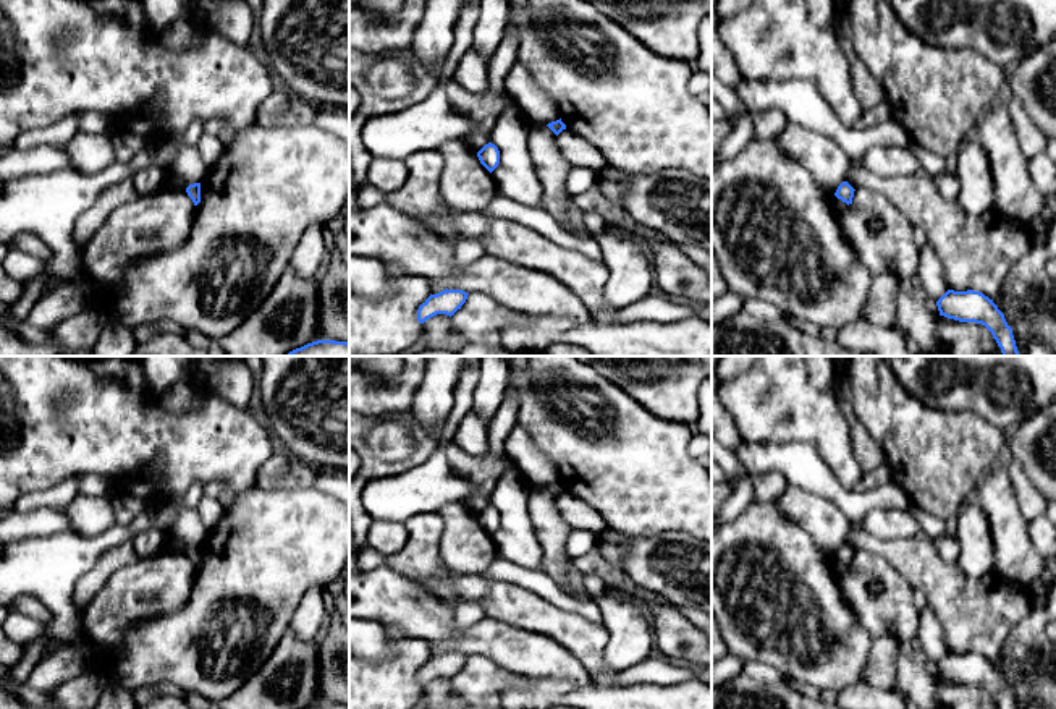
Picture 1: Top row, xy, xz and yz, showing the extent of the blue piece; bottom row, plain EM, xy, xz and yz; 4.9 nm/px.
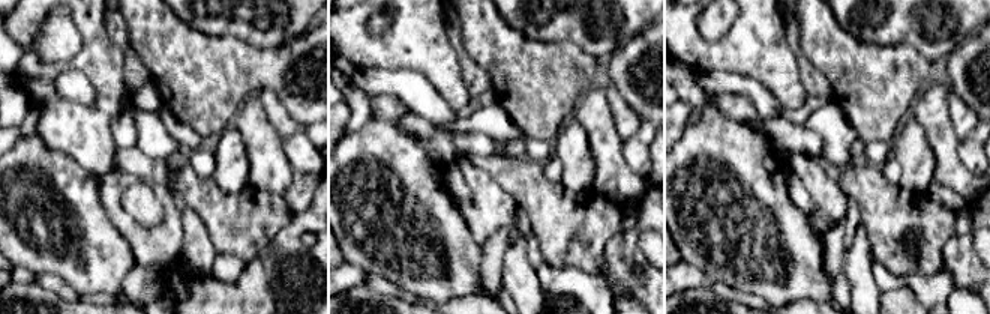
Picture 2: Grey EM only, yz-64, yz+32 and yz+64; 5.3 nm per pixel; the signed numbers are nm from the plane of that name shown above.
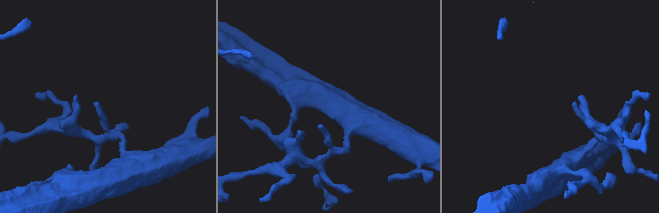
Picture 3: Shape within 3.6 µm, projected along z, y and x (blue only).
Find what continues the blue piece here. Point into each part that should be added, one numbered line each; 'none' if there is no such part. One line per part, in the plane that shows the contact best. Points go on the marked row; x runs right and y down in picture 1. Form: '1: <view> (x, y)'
none

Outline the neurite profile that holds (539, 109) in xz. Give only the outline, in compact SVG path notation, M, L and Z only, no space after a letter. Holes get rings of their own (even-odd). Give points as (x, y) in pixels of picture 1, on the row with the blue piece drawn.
M516 62L506 74L505 92L534 125L548 125L560 120L558 104L534 81L529 70Z

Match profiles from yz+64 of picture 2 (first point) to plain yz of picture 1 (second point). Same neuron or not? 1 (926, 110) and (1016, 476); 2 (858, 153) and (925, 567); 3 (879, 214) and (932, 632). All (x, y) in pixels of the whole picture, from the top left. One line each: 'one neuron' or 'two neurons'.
1: two neurons
2: two neurons
3: two neurons

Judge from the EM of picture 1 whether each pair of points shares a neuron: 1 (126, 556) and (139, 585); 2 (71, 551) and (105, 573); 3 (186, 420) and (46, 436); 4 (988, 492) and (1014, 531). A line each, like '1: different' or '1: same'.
1: different
2: different
3: same
4: same

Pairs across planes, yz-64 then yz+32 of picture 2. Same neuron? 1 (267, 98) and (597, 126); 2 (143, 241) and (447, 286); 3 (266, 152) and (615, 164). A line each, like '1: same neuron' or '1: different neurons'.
1: different neurons
2: different neurons
3: same neuron

